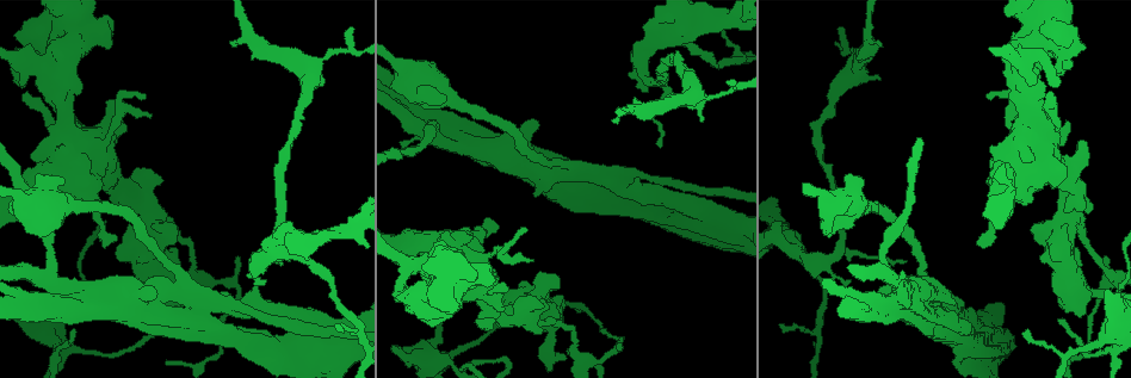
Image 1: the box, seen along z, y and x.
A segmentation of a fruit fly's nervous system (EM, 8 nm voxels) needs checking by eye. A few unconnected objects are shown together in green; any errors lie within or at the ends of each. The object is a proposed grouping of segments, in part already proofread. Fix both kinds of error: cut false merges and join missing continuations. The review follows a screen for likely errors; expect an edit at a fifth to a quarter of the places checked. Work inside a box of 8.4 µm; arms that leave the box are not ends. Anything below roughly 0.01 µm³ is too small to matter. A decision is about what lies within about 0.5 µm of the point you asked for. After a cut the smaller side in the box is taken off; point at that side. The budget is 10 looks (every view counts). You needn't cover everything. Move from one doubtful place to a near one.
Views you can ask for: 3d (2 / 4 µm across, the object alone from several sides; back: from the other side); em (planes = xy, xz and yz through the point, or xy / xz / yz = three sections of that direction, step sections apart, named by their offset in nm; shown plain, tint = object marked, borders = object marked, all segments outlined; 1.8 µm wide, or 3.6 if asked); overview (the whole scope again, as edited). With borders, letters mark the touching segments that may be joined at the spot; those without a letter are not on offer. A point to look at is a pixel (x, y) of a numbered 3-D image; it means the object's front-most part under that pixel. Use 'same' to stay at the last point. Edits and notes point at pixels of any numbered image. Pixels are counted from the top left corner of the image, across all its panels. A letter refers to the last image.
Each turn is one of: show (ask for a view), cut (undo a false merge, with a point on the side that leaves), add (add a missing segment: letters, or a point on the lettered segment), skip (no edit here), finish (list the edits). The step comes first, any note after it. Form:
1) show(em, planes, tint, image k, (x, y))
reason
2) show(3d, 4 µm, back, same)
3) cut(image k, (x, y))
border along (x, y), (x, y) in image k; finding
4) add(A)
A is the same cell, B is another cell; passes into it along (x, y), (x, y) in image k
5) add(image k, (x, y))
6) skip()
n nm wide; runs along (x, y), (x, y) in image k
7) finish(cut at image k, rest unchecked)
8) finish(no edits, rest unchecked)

show(3d, 4 µm, image 1, (1085, 292))
arms part here

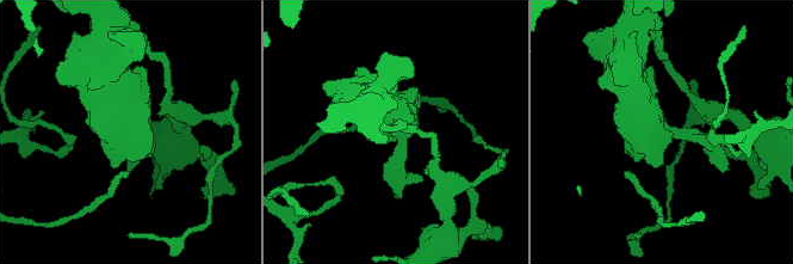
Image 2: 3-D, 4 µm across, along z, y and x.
show(em, 3.6 µm, planes, borders, image 2, (662, 133))

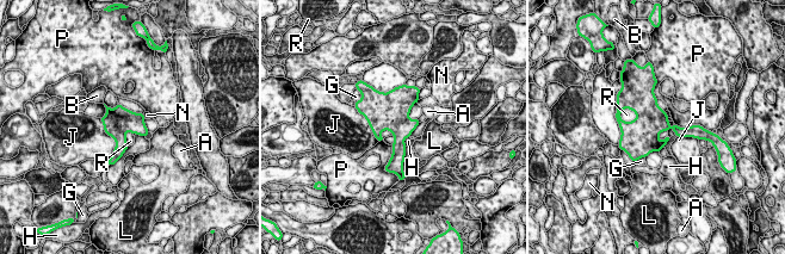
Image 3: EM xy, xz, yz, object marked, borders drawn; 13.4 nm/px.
skip()
A, B, G, H, J, L, N, P and R are other cells; border along (625, 107), (635, 113), (634, 121) in image 3; one cell here

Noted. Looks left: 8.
show(em, 3.6 µm, planes, borders, image 1, (1026, 71))
arms part here

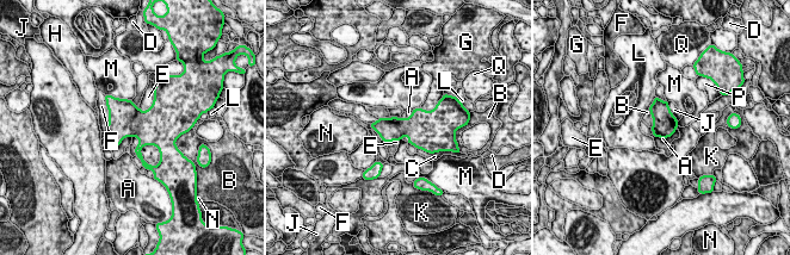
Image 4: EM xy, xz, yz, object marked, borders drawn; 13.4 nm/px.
skip()
A, B, C, D, E, F, G, H, J, K, L, M, N, P and Q are other cells; border along (131, 137), (125, 137), (111, 150) in image 4; continuous, no second cell

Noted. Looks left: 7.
show(3d, 2 µm, image 1, (1069, 210))
sudden change in width

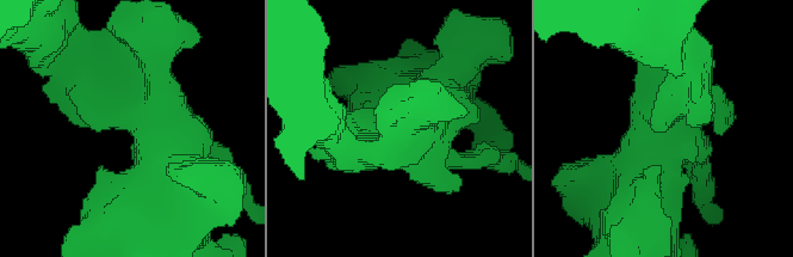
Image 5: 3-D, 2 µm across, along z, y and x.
show(em, 3.6 µm, xy, step 8, tint, image 5, (428, 134))

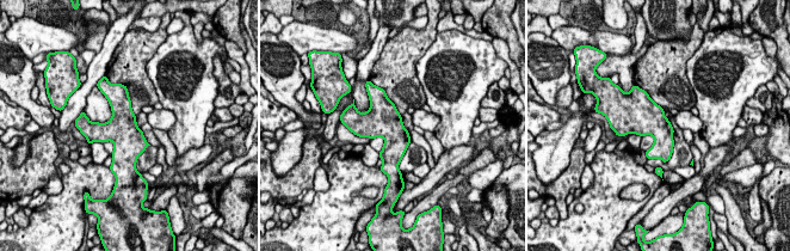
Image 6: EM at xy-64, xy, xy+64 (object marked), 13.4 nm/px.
show(em, 3.6 µm, planes, borders, same)

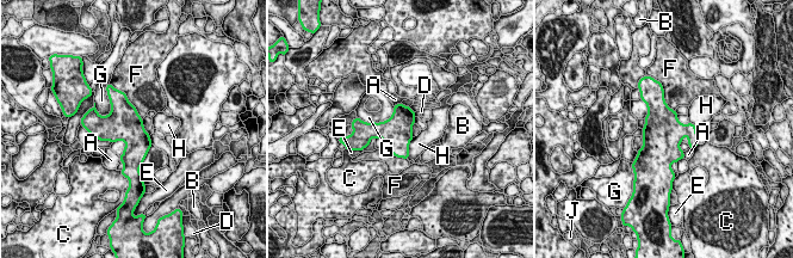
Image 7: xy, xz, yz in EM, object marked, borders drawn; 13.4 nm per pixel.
skip()
A, B, C, D, E, F, G, H and J are other cells; border along (142, 120), (143, 128), (149, 135) in image 7; one cell here

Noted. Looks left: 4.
show(em, yz, step 16, plain, image 1, (334, 290))
a narrow waist

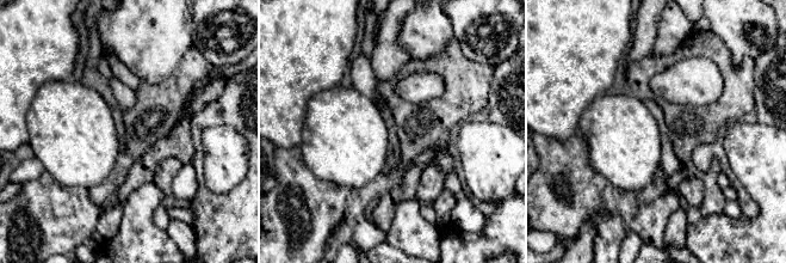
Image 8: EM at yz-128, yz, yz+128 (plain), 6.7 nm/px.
show(em, yz, step 16, tint, same)

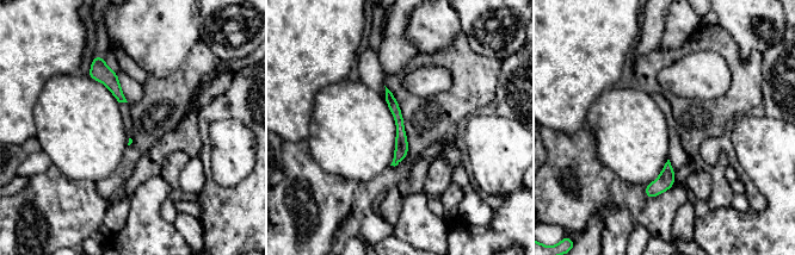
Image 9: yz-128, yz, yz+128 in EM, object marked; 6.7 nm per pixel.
show(em, yz, step 16, borders, same)
see the neighbours

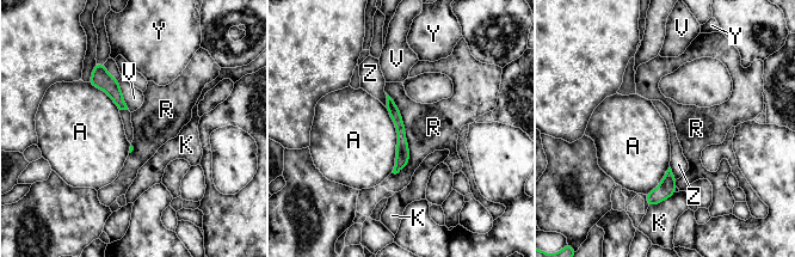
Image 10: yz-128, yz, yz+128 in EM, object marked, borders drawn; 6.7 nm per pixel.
skip()
20 nm wide; A, K, R, V, Y and Z are other cells; border along (386, 92), (408, 150), (395, 175) in image 10; continuous, no second cell

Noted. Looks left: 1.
finish(no edits, rest unchecked)

